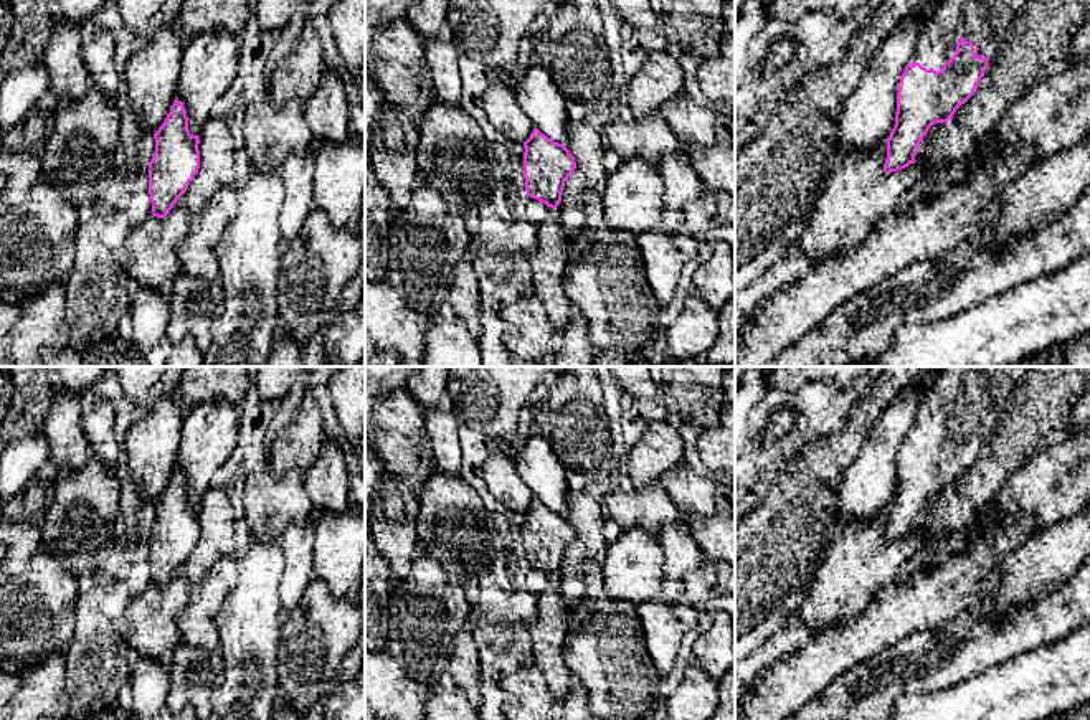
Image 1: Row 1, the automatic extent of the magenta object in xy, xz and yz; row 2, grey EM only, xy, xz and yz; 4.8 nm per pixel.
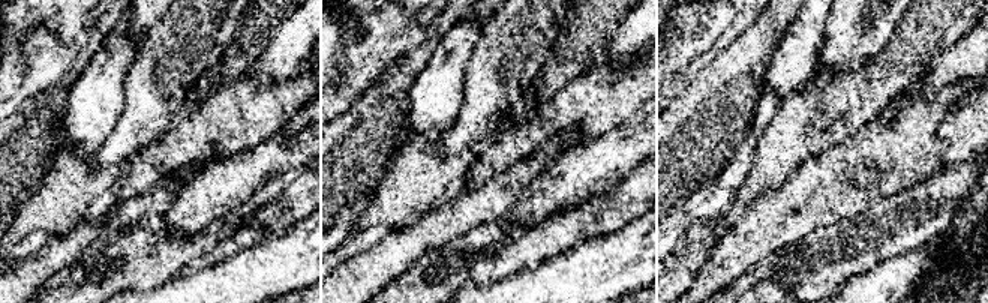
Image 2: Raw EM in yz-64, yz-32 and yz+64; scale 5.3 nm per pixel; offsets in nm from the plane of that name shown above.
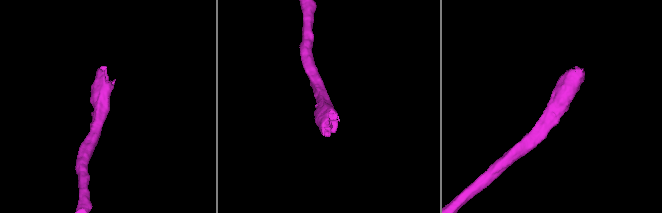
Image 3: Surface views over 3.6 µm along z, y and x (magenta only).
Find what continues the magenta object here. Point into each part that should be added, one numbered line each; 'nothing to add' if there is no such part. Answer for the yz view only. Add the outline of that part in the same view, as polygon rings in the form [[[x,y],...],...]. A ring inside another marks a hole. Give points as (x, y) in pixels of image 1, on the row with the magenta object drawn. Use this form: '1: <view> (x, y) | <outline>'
1: yz (985, 23) | [[[941,0],[930,21],[922,28],[910,63],[941,71],[955,56],[960,38],[974,45],[974,54],[994,61],[1012,15],[1026,0]]]

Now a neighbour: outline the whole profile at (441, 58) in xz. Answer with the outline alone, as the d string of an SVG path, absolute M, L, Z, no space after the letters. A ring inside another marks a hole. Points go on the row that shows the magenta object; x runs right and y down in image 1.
M441 36L423 38L423 51L436 99L449 106L461 106L462 79L454 43Z

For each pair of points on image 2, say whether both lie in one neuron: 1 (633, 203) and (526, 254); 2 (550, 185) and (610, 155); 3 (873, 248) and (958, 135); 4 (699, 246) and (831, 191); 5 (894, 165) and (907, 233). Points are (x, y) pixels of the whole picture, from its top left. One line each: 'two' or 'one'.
1: one
2: one
3: two
4: two
5: two

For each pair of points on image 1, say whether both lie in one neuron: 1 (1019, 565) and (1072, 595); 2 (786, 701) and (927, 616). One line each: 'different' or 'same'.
1: different
2: same

